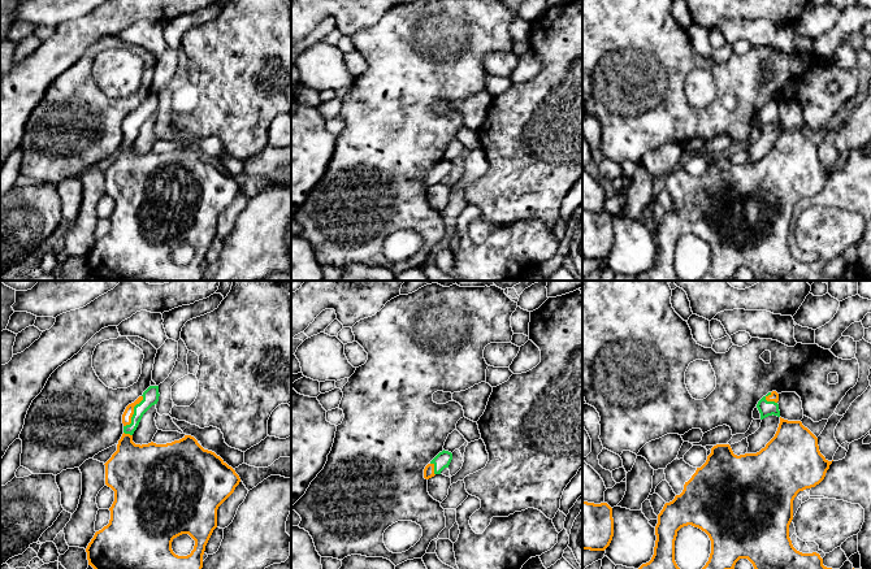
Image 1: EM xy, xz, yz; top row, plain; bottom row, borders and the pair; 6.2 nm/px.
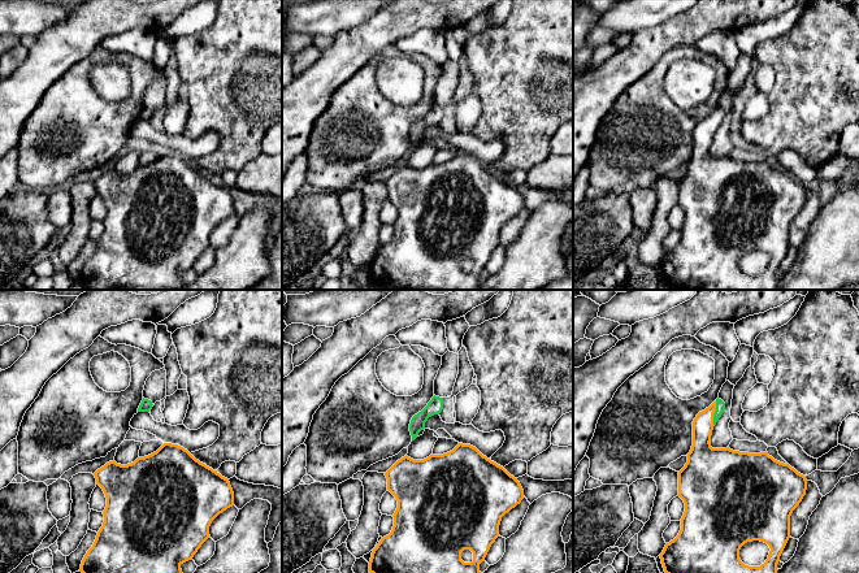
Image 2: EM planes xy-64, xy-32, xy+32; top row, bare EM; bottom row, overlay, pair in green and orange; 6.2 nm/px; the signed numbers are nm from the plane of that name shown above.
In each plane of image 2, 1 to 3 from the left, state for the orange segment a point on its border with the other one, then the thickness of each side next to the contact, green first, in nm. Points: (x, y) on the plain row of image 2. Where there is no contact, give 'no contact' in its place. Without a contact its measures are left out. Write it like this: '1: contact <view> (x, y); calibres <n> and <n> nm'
1: no contact
2: no contact
3: contact xy+32 (714, 122); calibres 60 and 130 nm

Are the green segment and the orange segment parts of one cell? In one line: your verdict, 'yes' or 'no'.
yes

